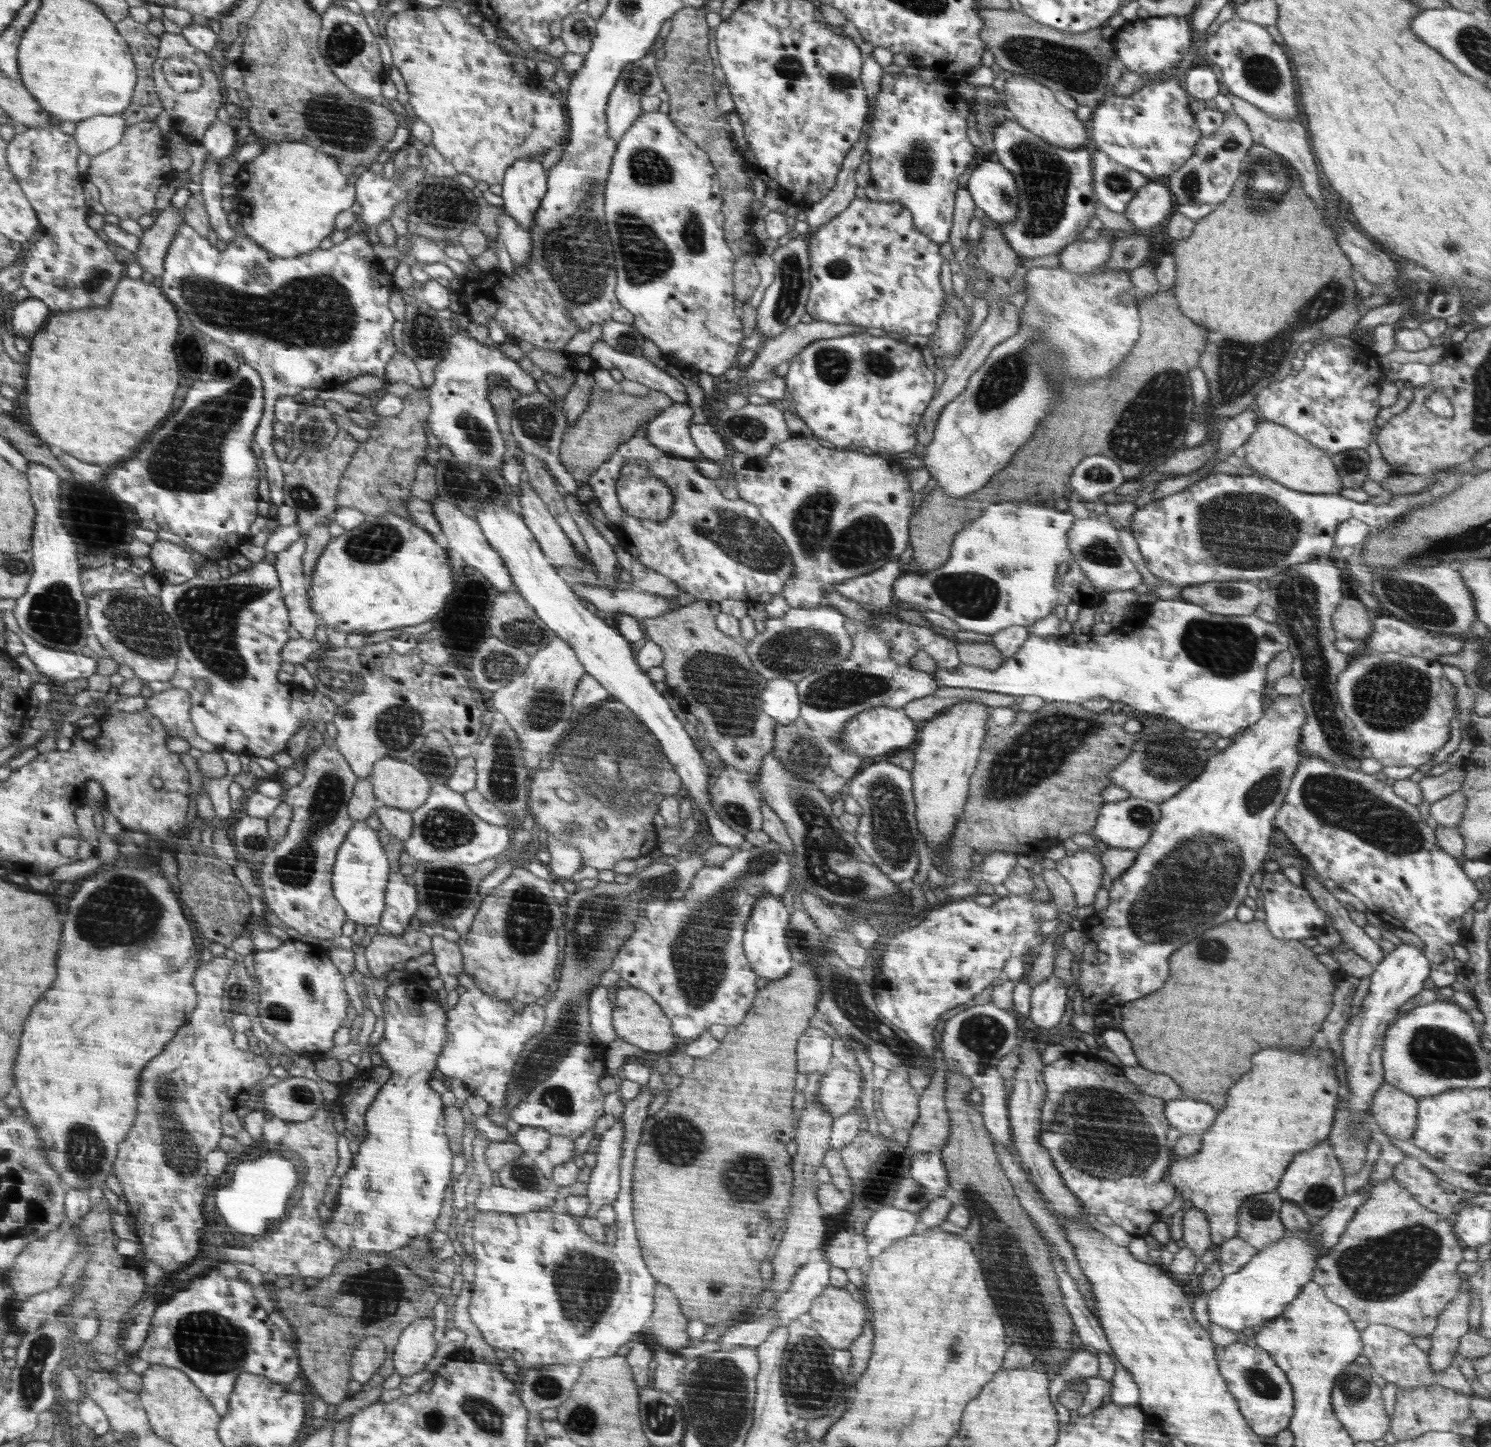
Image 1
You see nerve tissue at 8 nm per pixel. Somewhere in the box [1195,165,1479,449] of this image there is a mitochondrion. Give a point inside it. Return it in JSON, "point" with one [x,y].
{"point":[1241,365]}

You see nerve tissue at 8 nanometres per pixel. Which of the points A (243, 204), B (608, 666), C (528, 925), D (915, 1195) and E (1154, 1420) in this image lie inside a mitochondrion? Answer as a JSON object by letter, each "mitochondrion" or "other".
{"A":"other","B":"other","C":"mitochondrion","D":"mitochondrion","E":"other"}

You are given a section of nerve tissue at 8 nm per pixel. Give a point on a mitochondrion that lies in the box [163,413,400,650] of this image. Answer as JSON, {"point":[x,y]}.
{"point":[304,499]}

